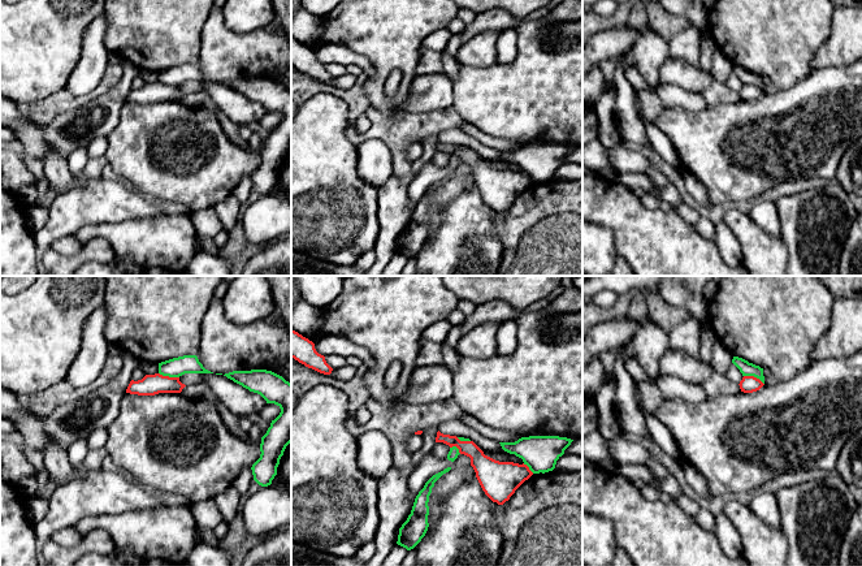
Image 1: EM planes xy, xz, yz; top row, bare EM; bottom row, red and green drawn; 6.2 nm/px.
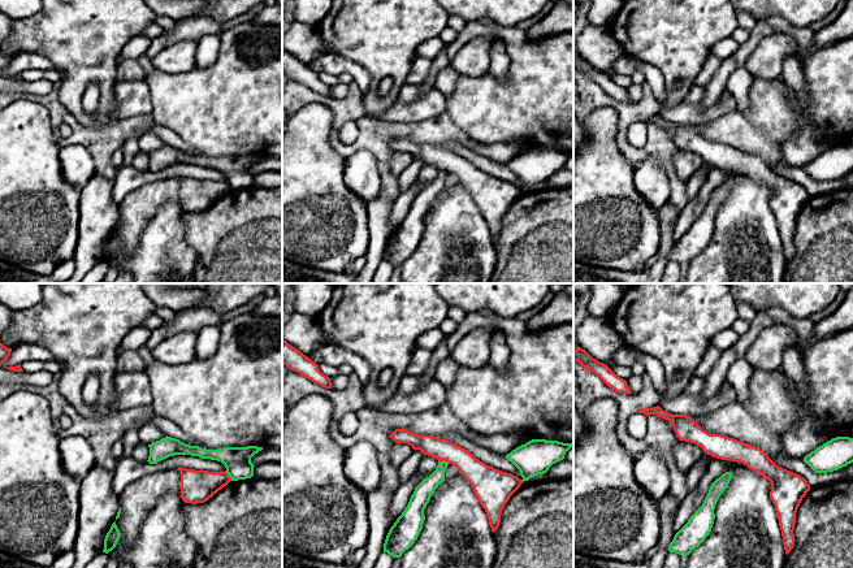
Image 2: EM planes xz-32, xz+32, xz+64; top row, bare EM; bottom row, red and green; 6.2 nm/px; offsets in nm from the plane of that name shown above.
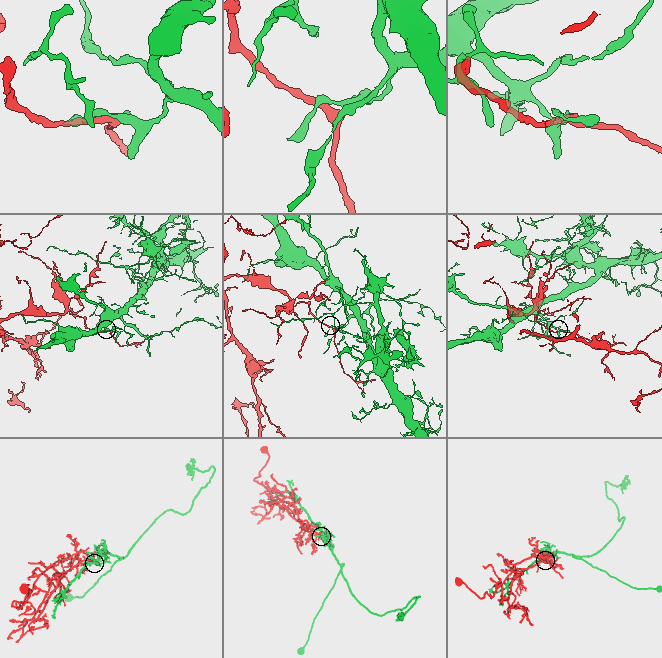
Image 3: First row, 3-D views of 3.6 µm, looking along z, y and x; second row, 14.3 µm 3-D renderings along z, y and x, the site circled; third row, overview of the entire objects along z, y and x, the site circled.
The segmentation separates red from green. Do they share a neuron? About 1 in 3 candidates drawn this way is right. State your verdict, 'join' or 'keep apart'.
keep apart

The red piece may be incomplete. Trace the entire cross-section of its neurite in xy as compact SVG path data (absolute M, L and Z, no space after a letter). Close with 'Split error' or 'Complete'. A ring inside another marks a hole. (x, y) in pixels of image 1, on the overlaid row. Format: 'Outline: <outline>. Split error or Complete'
Outline: M160 373L146 375L142 380L131 380L126 393L138 396L155 396L159 393L181 393L186 385L179 377L163 376Z. Complete

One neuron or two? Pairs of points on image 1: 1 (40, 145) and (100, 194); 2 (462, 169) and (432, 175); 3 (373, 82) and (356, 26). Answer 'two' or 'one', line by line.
1: two
2: one
3: one

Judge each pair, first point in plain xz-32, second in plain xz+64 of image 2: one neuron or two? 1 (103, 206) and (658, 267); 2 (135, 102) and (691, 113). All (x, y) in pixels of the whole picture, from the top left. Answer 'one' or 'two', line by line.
1: one
2: one

